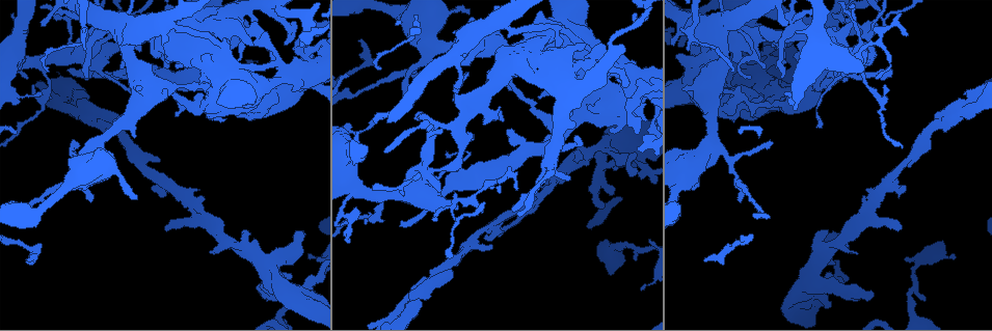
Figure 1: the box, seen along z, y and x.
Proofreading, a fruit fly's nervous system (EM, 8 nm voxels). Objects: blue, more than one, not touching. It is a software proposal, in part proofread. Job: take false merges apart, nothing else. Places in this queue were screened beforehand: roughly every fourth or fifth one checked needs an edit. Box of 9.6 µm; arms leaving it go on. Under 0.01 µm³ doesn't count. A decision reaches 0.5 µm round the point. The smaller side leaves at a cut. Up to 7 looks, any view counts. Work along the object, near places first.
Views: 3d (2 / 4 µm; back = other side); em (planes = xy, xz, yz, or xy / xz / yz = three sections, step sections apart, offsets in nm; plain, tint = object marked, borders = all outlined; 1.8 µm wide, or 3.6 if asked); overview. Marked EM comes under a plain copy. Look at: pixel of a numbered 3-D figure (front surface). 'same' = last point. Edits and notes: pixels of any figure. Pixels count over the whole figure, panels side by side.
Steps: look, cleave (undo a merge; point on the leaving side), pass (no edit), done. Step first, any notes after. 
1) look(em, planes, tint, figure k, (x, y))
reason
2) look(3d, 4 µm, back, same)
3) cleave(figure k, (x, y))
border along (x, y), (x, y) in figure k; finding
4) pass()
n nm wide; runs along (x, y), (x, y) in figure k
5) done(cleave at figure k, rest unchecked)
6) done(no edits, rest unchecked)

look(em, xy, step 16, tint, figure 1, (272, 272))
four-way junction

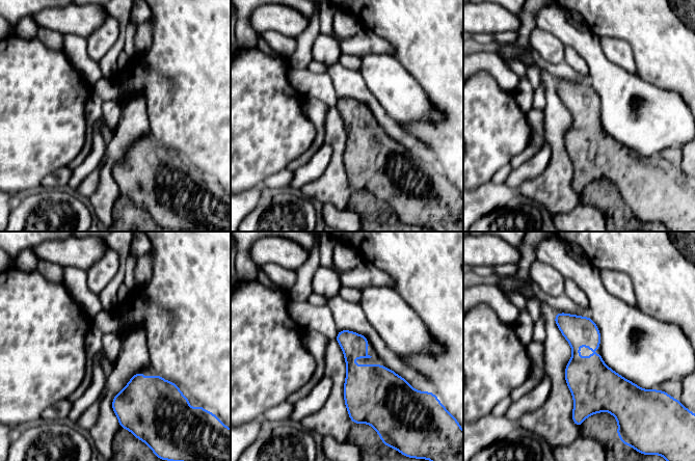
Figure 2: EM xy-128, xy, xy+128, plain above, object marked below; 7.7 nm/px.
look(em, planes, tint, same)
cut it another way

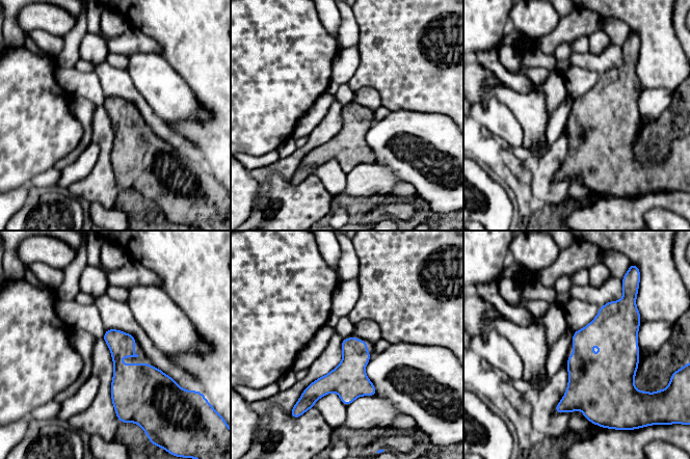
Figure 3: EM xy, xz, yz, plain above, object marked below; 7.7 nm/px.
pass()
all the same cell

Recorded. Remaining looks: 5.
look(3d, 2 µm, figure 1, (361, 189))
sharp bend

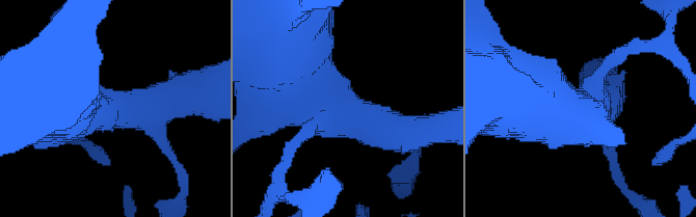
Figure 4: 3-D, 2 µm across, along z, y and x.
look(em, planes, tint, figure 4, (110, 112))

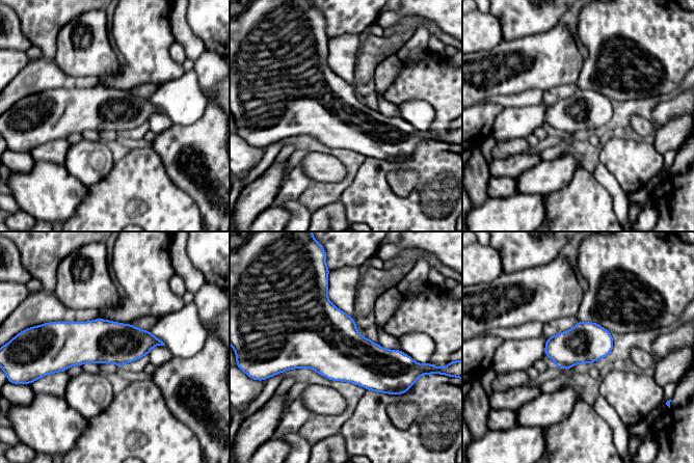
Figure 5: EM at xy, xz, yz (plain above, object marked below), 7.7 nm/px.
pass()
all the same cell

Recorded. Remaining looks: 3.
look(em, yz, step 16, tint, figure 1, (424, 165))
touches itself

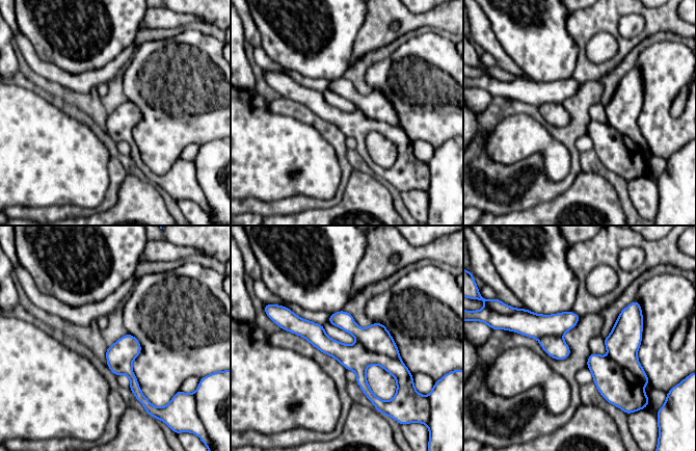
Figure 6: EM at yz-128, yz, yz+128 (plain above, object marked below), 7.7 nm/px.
look(em, planes, borders, same)
another direction

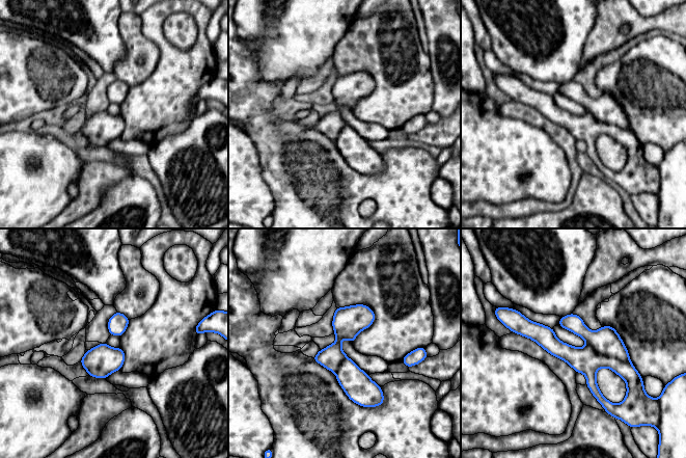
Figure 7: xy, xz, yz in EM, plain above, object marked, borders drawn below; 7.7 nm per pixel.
cleave(figure 7, (587, 360))
the part that leaves runs along (519, 323), (575, 357), (633, 371) in figure 7; a second cell is stuck on

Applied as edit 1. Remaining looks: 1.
done(cleave at figure 7, rest unchecked)

